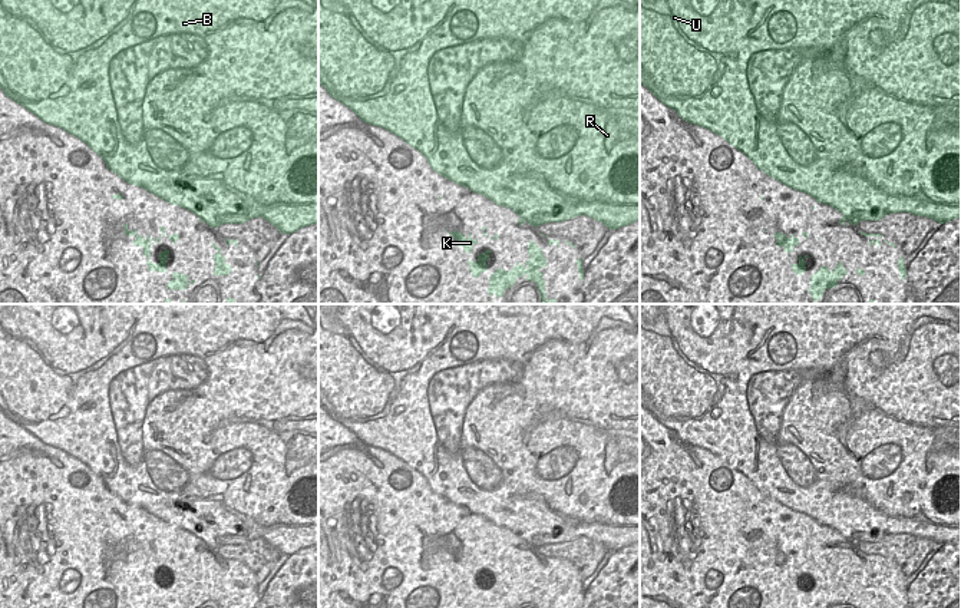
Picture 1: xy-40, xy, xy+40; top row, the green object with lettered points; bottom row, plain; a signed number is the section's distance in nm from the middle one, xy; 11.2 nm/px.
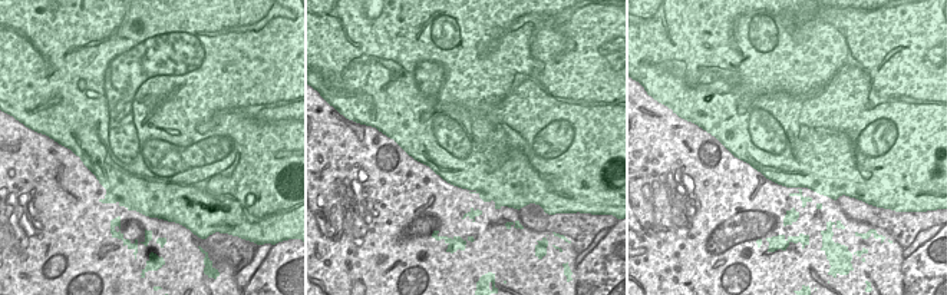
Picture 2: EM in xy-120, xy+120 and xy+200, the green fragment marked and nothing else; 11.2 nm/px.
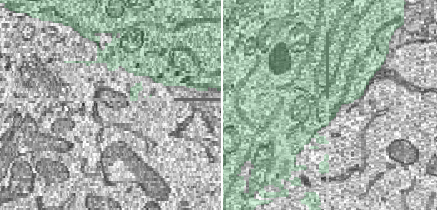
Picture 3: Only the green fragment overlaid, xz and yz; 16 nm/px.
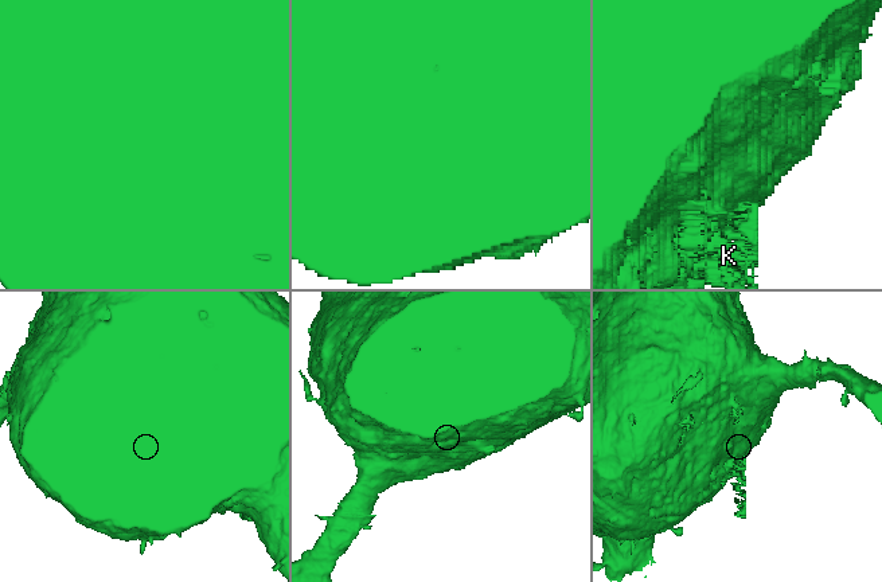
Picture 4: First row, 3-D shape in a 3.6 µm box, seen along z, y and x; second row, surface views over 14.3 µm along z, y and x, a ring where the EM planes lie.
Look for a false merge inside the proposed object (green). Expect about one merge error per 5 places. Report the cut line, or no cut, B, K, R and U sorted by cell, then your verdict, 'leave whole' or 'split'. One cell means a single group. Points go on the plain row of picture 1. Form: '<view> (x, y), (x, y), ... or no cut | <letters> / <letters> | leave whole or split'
no cut | B K R U | leave whole

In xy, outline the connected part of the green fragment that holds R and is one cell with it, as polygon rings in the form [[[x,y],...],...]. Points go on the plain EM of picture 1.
[[[318,304],[318,404],[363,443],[392,453],[419,472],[439,496],[512,531],[521,538],[519,546],[539,548],[579,536],[602,543],[608,551],[640,542],[640,304]]]

